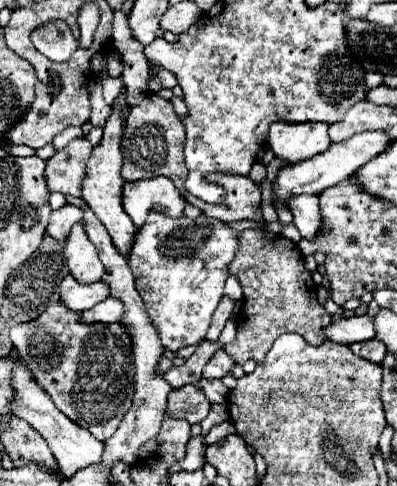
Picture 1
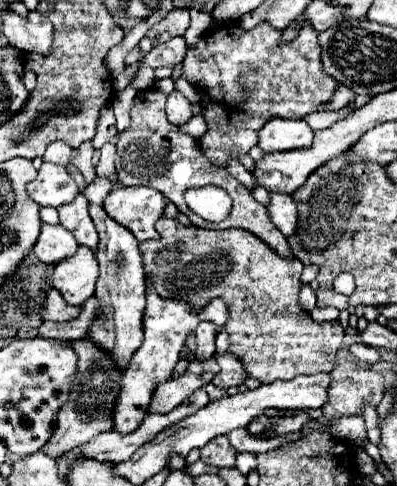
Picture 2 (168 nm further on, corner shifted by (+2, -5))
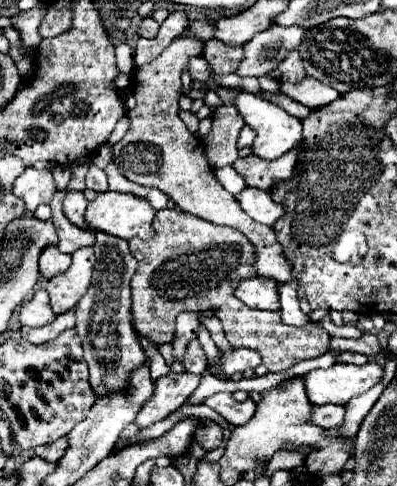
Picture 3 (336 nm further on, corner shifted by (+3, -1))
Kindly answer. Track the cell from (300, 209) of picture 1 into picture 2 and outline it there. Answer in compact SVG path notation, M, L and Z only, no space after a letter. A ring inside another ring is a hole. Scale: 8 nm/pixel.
M272 194L268 212L272 216L272 222L284 236L292 236L296 232L298 224L298 204L292 198L292 194Z

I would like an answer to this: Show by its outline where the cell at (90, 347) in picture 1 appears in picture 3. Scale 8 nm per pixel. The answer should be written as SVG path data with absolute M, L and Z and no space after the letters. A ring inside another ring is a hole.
M59 438L51 444L45 444L43 448L35 448L35 454L47 462L57 462L65 450L67 450L67 438Z

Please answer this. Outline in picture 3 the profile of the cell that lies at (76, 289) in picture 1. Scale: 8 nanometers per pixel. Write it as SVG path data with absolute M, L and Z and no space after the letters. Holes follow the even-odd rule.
M43 288L35 290L31 300L21 304L19 312L17 312L17 320L21 326L43 326L43 324L51 322L53 318L55 318L55 314L51 312L49 298Z

